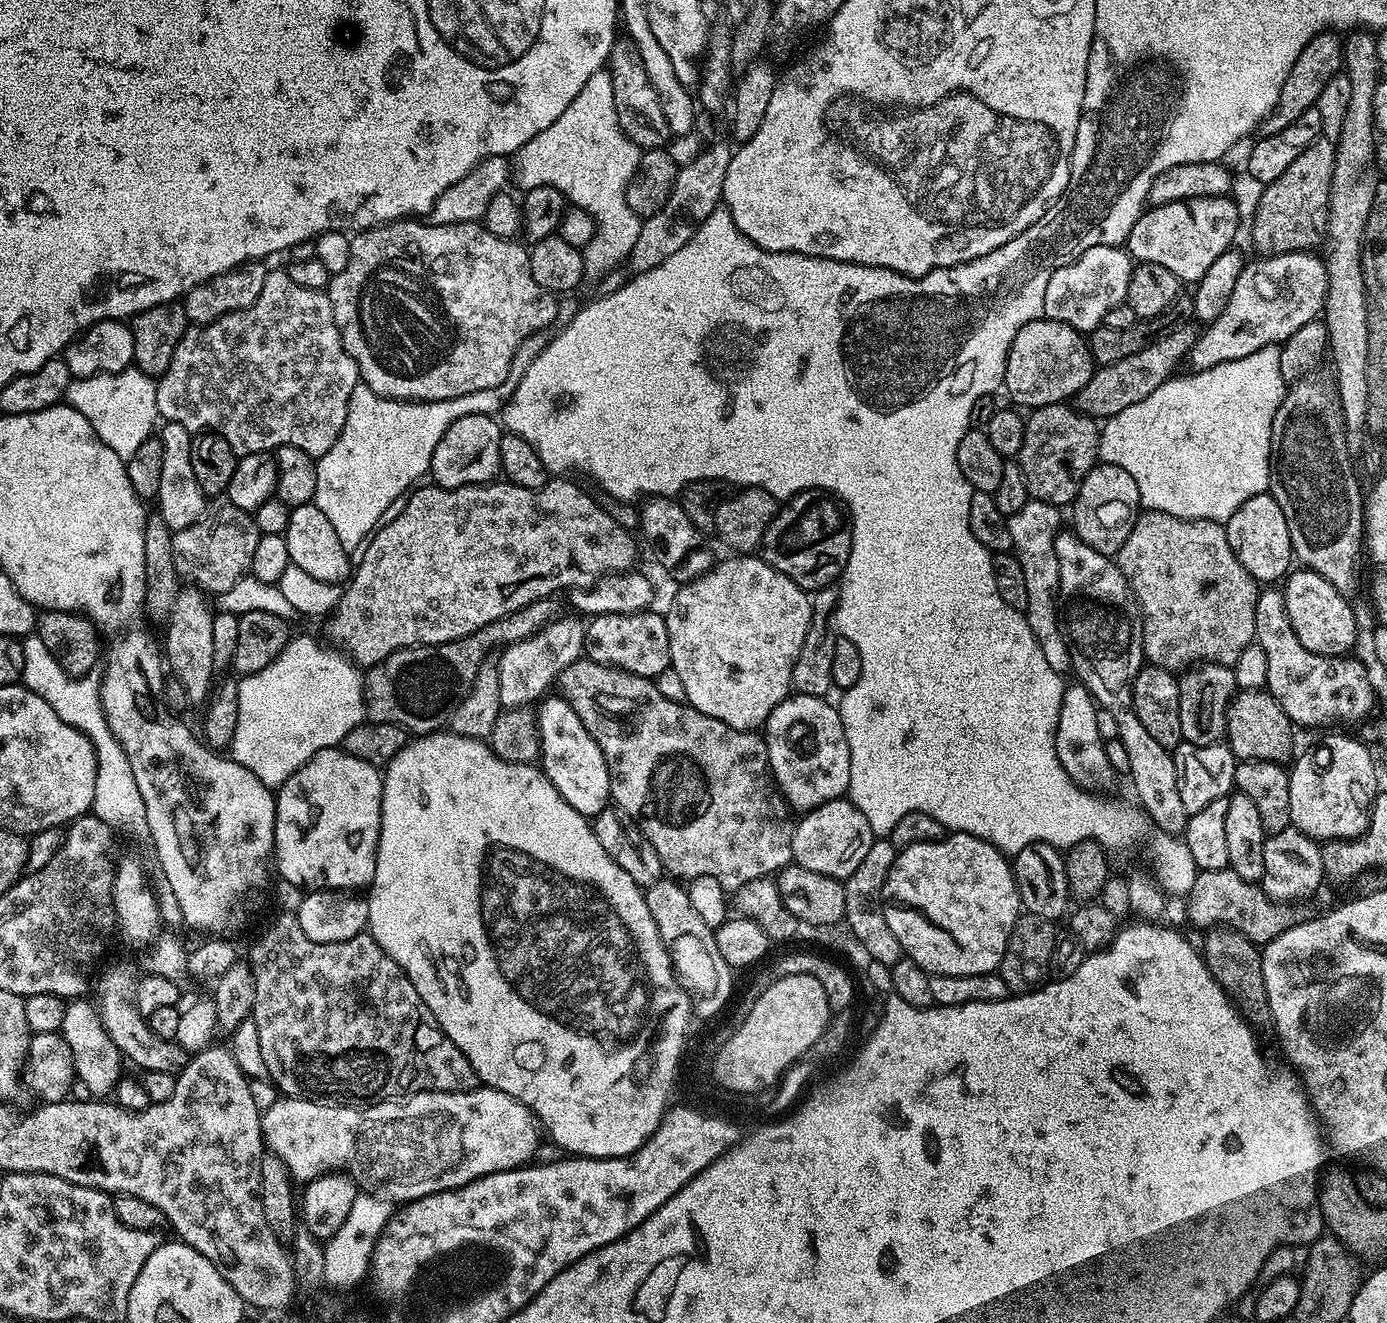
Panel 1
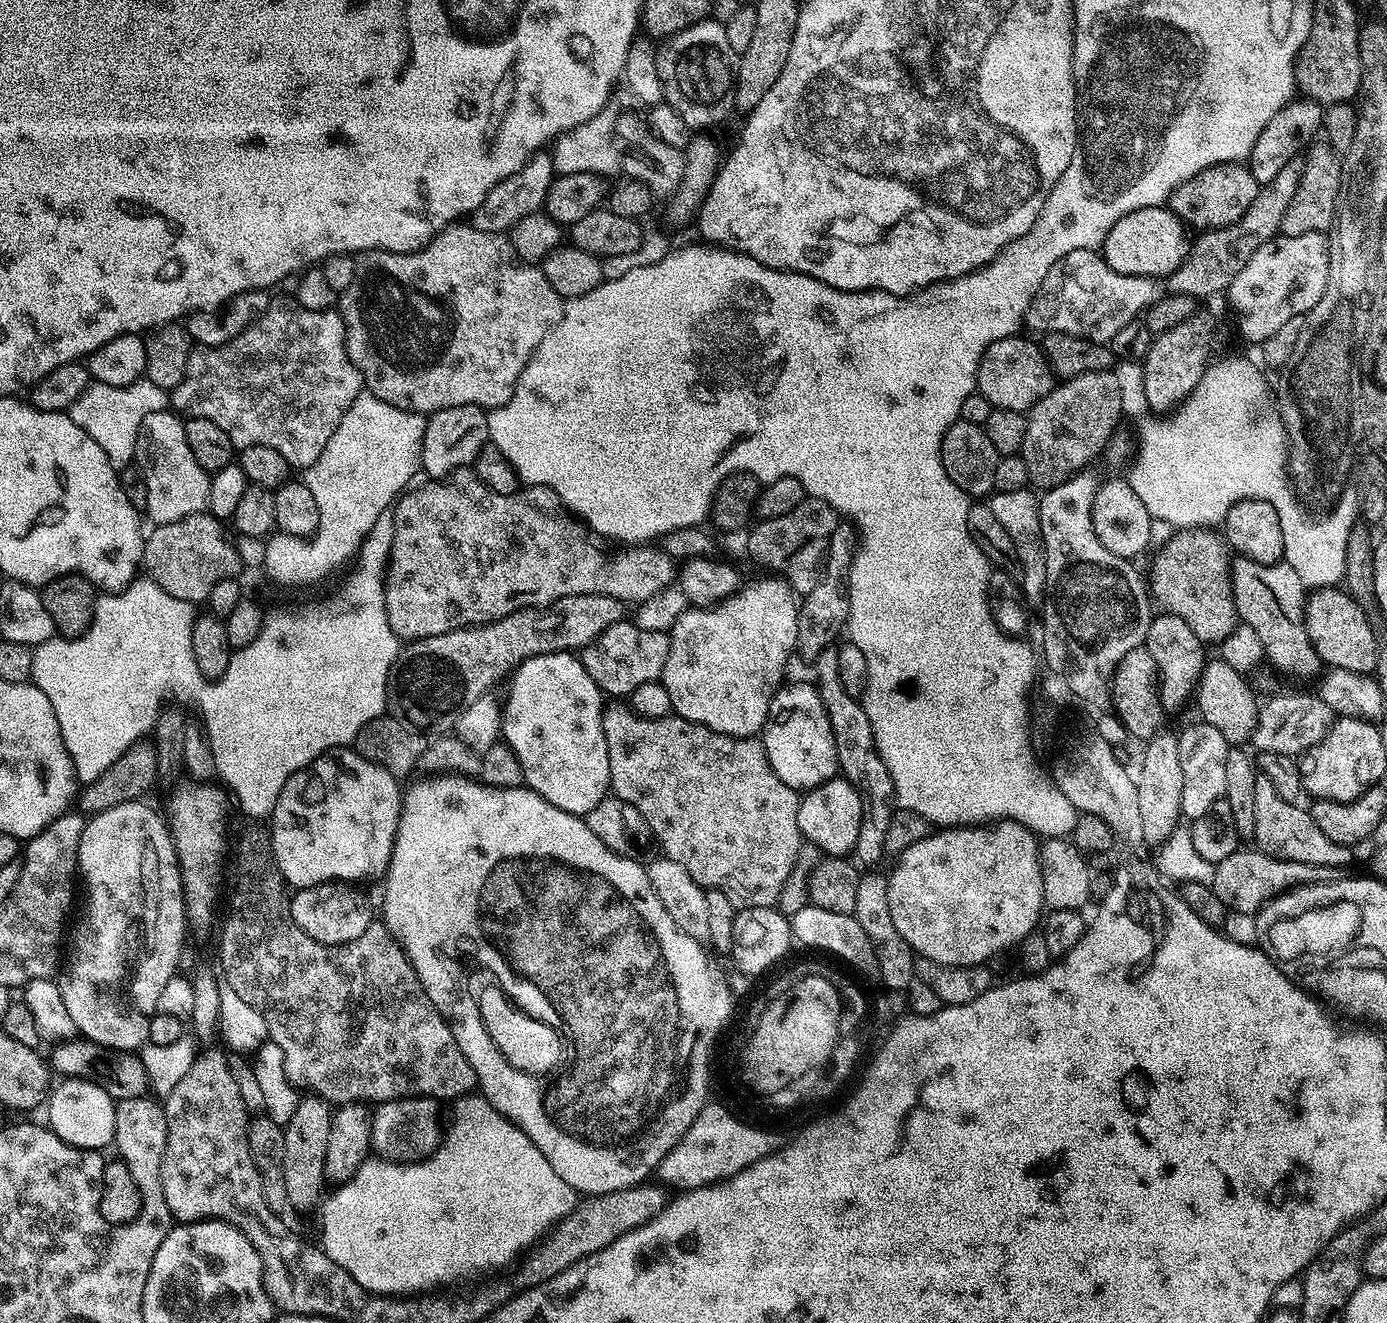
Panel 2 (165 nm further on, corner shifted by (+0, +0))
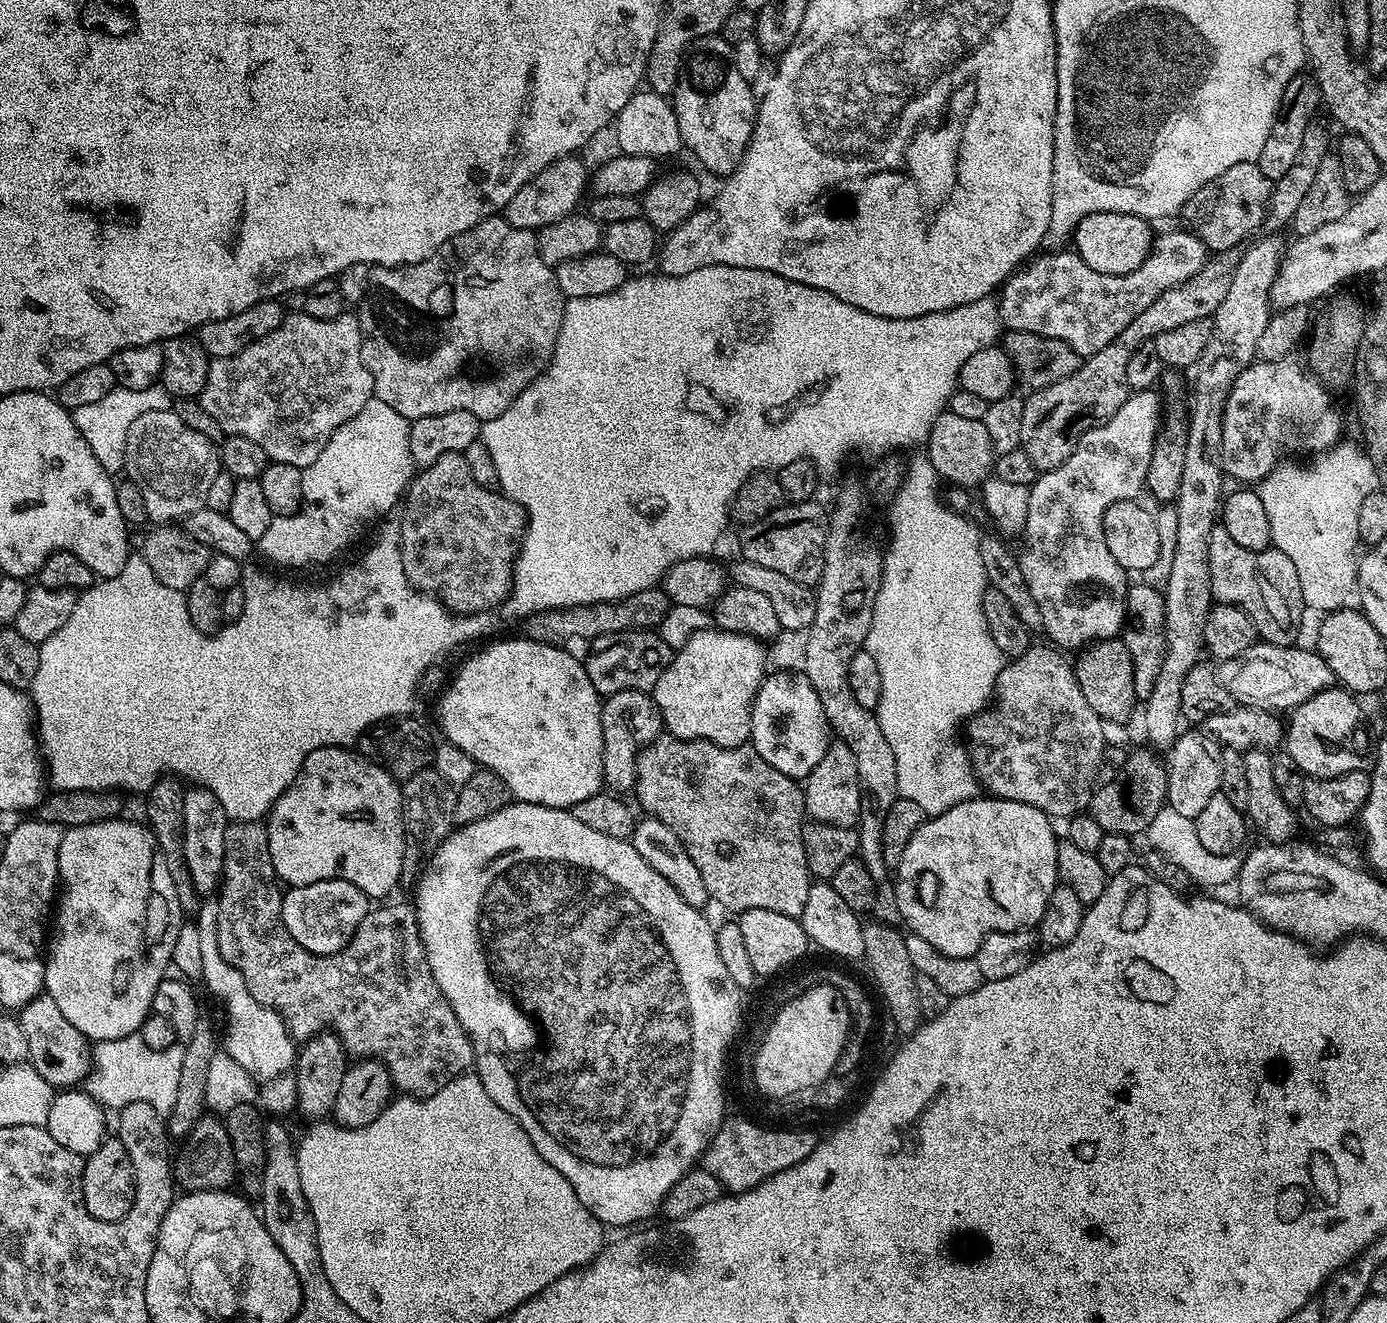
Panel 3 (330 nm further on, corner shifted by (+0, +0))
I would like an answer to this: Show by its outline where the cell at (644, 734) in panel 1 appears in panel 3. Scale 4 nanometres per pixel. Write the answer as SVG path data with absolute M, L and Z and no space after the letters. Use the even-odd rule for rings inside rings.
M661 734L653 744L642 749L640 757L636 759L634 796L640 799L641 806L648 811L645 813L666 822L666 826L670 826L670 830L678 834L678 838L684 844L686 854L694 858L694 866L698 866L698 874L702 874L702 882L706 882L706 890L713 901L717 900L722 907L729 908L733 914L746 910L774 910L774 914L786 914L797 918L802 916L807 902L810 873L802 838L796 840L796 816L806 816L804 794L801 785L793 777L782 774L782 770L774 770L774 766L770 766L766 758L758 755L755 747L740 744L736 748L723 748L709 740L679 740L676 736Z

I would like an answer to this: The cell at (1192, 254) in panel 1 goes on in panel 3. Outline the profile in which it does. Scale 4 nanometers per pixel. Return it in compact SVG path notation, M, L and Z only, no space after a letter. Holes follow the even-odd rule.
M1095 212L1078 222L1074 233L1074 250L1082 258L1082 262L1086 262L1090 270L1098 270L1098 274L1130 274L1138 270L1152 253L1152 228L1149 221L1134 214Z

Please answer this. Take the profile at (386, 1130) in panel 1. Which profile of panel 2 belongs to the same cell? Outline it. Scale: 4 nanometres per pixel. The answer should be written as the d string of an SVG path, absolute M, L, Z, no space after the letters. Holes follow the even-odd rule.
M431 1098L386 1100L375 1105L370 1116L370 1148L379 1159L394 1164L410 1164L428 1159L441 1147L440 1112Z

